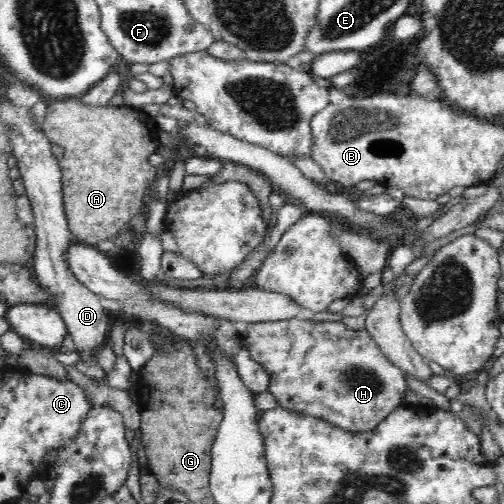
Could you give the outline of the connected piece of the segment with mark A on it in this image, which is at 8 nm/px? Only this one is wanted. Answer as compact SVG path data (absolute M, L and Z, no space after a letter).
M79 99L49 103L46 117L45 135L64 149L59 160L62 201L75 241L92 247L102 240L113 241L118 233L126 229L130 218L140 211L144 195L155 184L156 167L148 162L148 156L156 153L161 145L155 120L143 110L119 101L94 108L84 105Z

